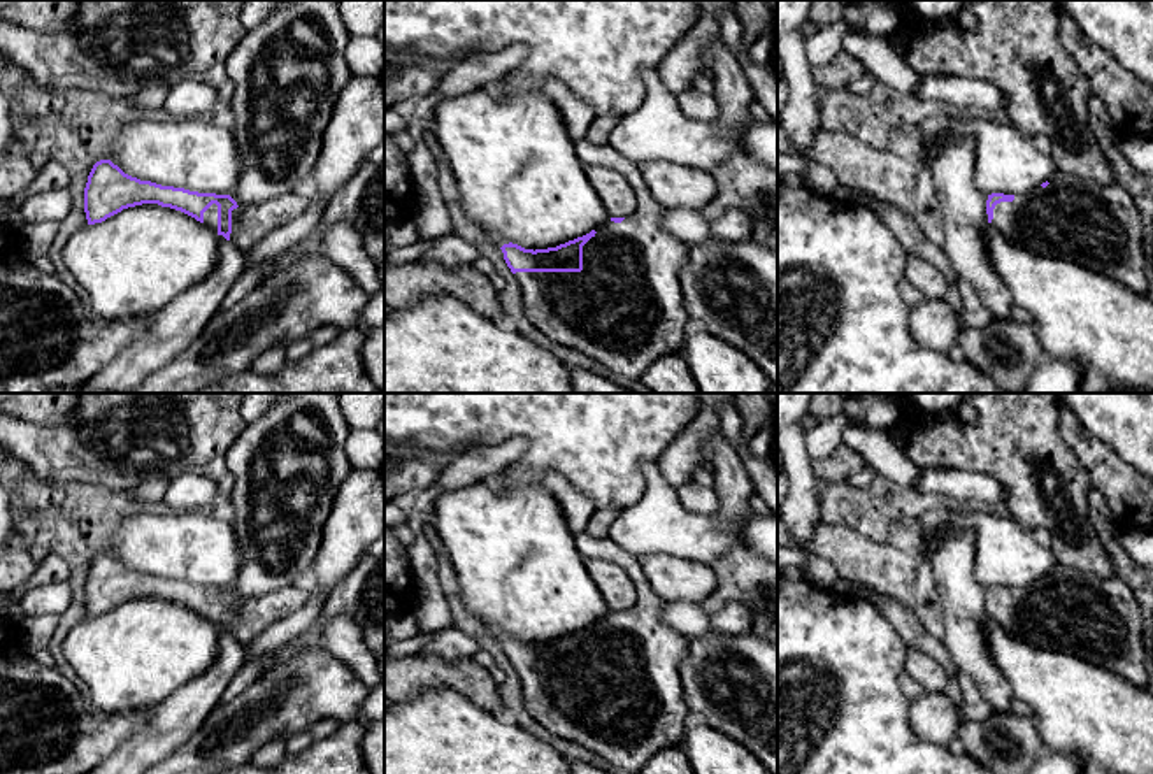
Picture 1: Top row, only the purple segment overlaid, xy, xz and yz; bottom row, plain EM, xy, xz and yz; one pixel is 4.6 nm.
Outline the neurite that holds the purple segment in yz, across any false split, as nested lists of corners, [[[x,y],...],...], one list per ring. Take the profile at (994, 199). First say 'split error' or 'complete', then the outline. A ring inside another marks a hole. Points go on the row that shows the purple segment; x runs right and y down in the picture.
split error | [[[1056,168],[1028,193],[992,193],[988,223],[1009,242],[1148,293],[1142,218],[1127,190]]]

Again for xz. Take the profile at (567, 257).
split error | [[[588,137],[574,142],[576,154],[583,165],[607,167],[621,174],[637,197],[637,207],[630,216],[609,218],[597,230],[548,249],[525,249],[518,244],[504,244],[500,249],[511,272],[521,288],[525,316],[548,339],[576,349],[604,367],[628,379],[639,379],[658,358],[683,353],[684,326],[690,319],[681,288],[681,270],[688,262],[688,242],[665,232],[660,205],[641,174],[641,165],[625,158],[609,144],[597,146]]]

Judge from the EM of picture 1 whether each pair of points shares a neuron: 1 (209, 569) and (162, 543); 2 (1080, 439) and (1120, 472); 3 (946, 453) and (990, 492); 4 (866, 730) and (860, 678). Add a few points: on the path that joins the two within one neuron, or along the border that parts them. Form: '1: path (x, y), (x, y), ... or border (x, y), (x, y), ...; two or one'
1: path (197, 557), (185, 544), (174, 544); one
2: path (1090, 450), (1110, 469); one
3: border (927, 465), (981, 471), (1002, 485); two
4: path (860, 718), (860, 690); one

